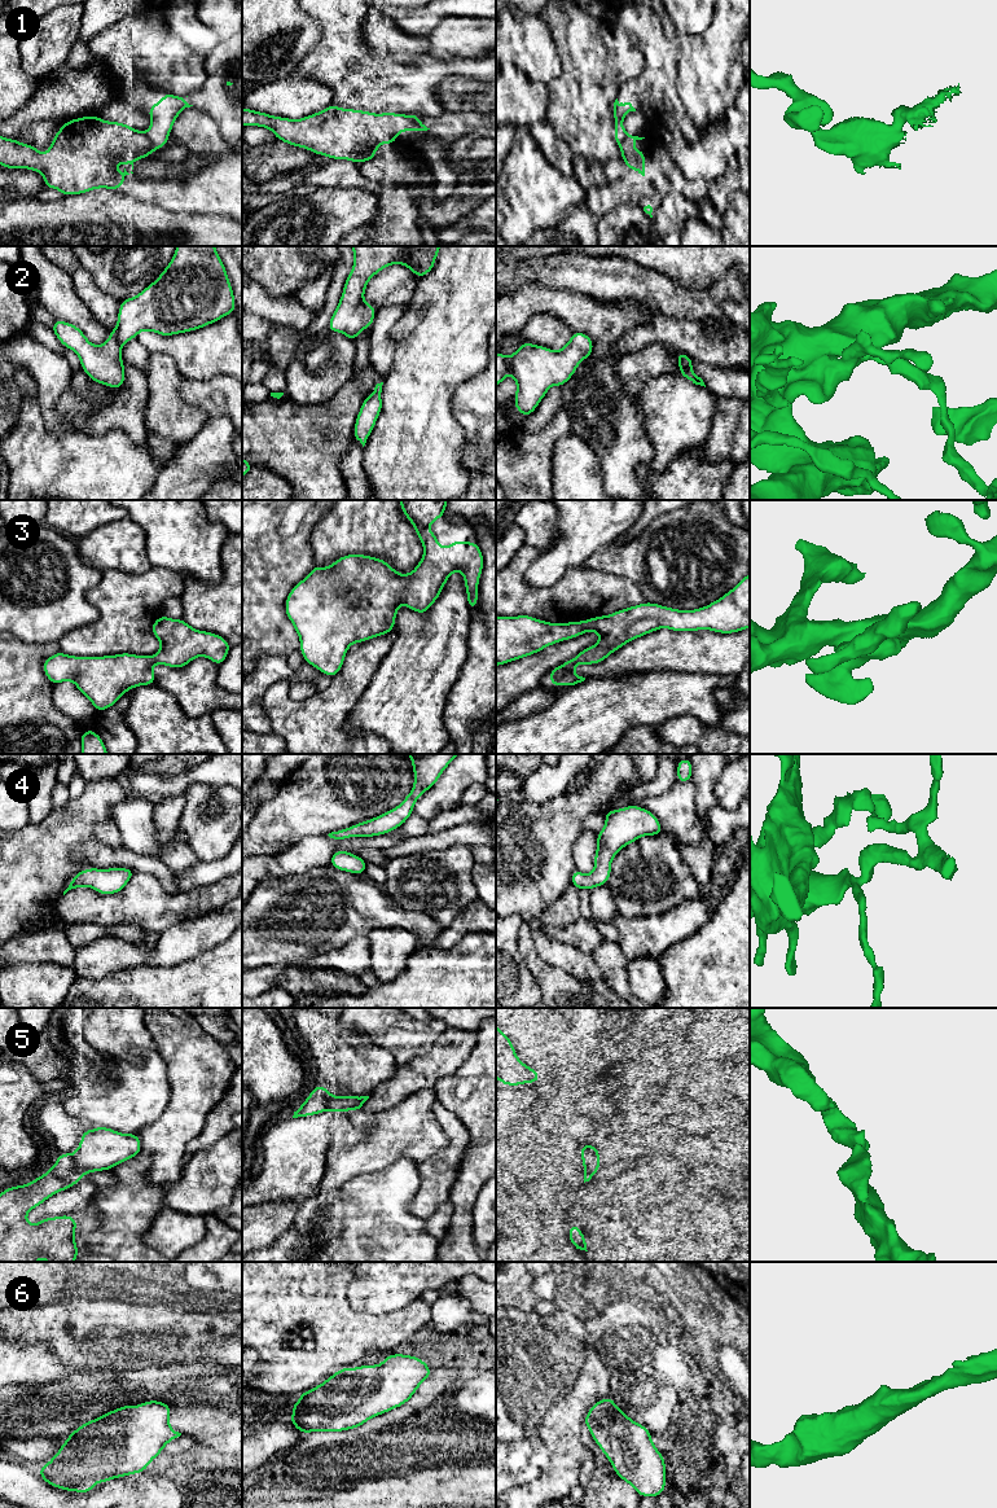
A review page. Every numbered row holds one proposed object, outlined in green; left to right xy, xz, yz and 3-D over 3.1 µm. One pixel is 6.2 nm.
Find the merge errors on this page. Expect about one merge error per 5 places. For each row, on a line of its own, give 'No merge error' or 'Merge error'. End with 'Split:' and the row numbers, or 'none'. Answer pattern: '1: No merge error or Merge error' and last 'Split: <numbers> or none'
1: Merge error
2: No merge error
3: No merge error
4: No merge error
5: Merge error
6: No merge error
Split: 1, 5

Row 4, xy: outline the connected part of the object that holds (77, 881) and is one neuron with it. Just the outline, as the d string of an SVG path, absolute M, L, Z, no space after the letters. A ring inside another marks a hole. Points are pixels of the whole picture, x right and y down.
M87 868L73 877L63 895L69 890L82 886L92 887L102 895L117 894L126 887L135 873L129 868Z

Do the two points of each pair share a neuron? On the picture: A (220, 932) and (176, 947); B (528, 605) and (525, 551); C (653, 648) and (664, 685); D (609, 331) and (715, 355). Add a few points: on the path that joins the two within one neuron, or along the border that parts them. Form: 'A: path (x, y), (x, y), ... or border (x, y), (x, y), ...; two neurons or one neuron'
A: path (210, 932), (187, 939); one neuron
B: path (518, 592), (519, 564); one neuron
C: border (690, 671), (645, 671), (631, 675); two neurons
D: border (650, 321), (628, 329), (609, 351); two neurons

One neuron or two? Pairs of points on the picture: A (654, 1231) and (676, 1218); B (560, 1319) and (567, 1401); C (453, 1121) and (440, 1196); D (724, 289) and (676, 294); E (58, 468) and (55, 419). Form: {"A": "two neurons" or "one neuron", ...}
{"A": "one neuron", "B": "one neuron", "C": "one neuron", "D": "one neuron", "E": "two neurons"}

